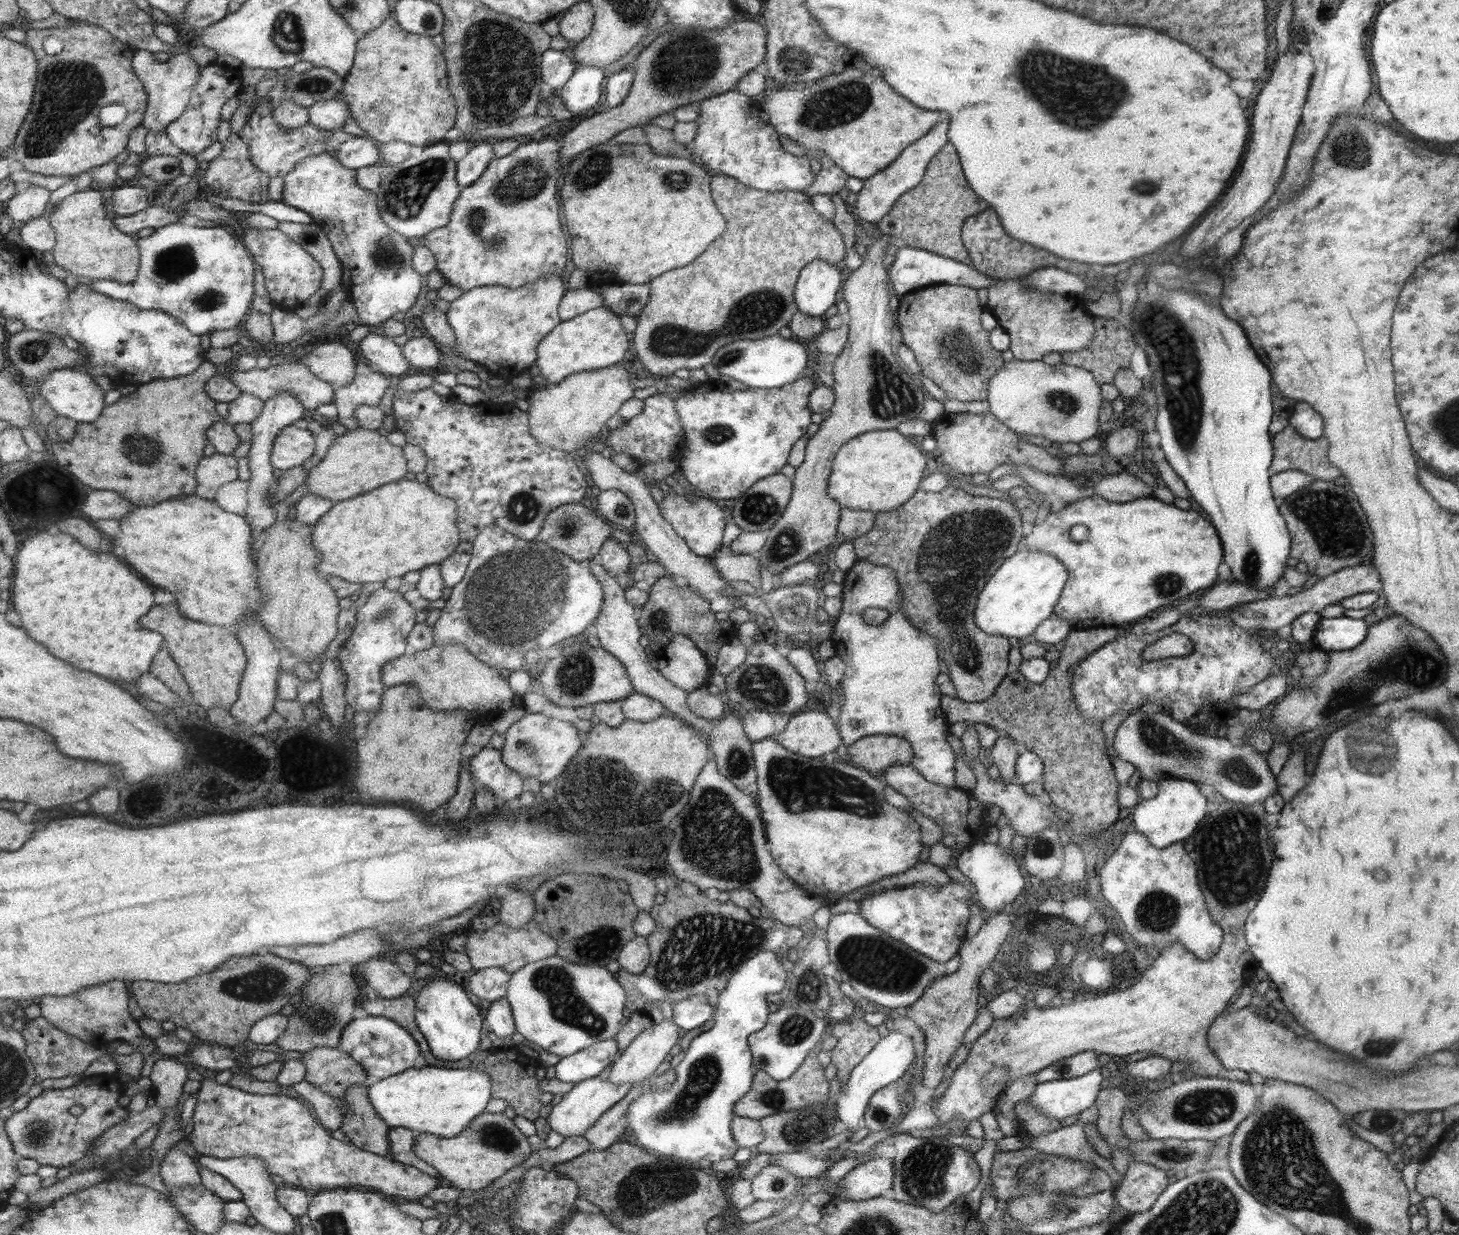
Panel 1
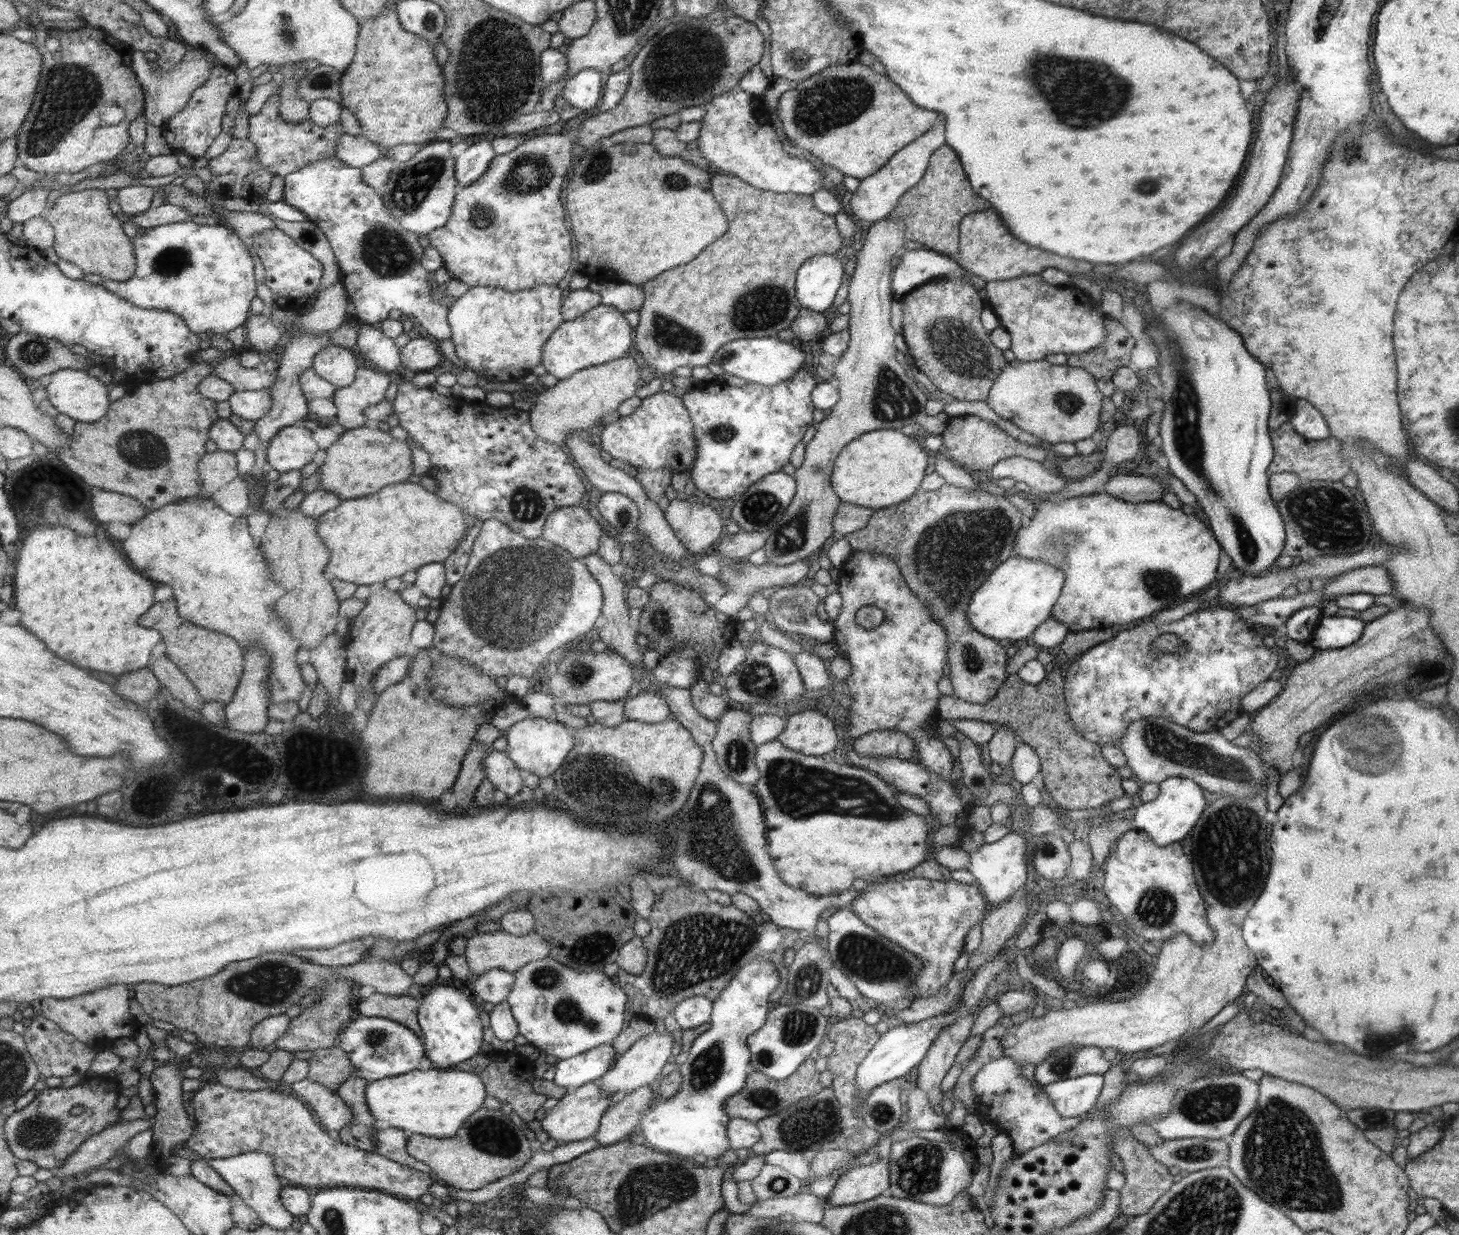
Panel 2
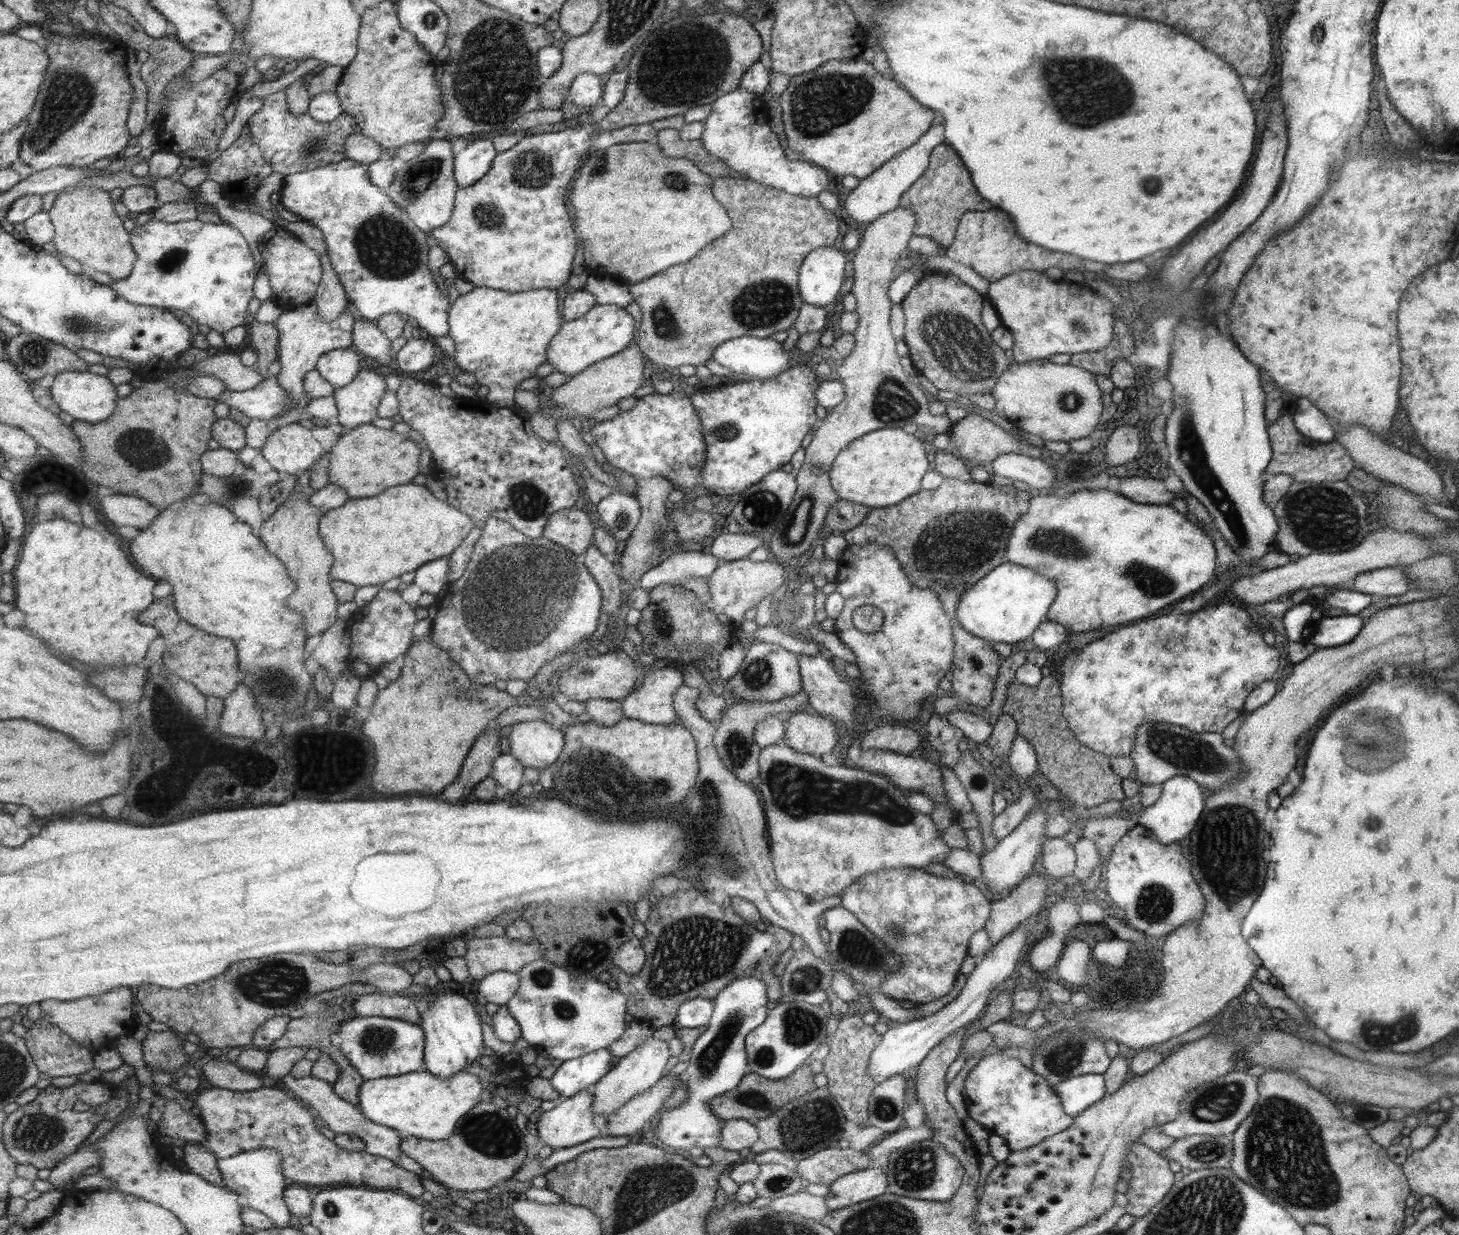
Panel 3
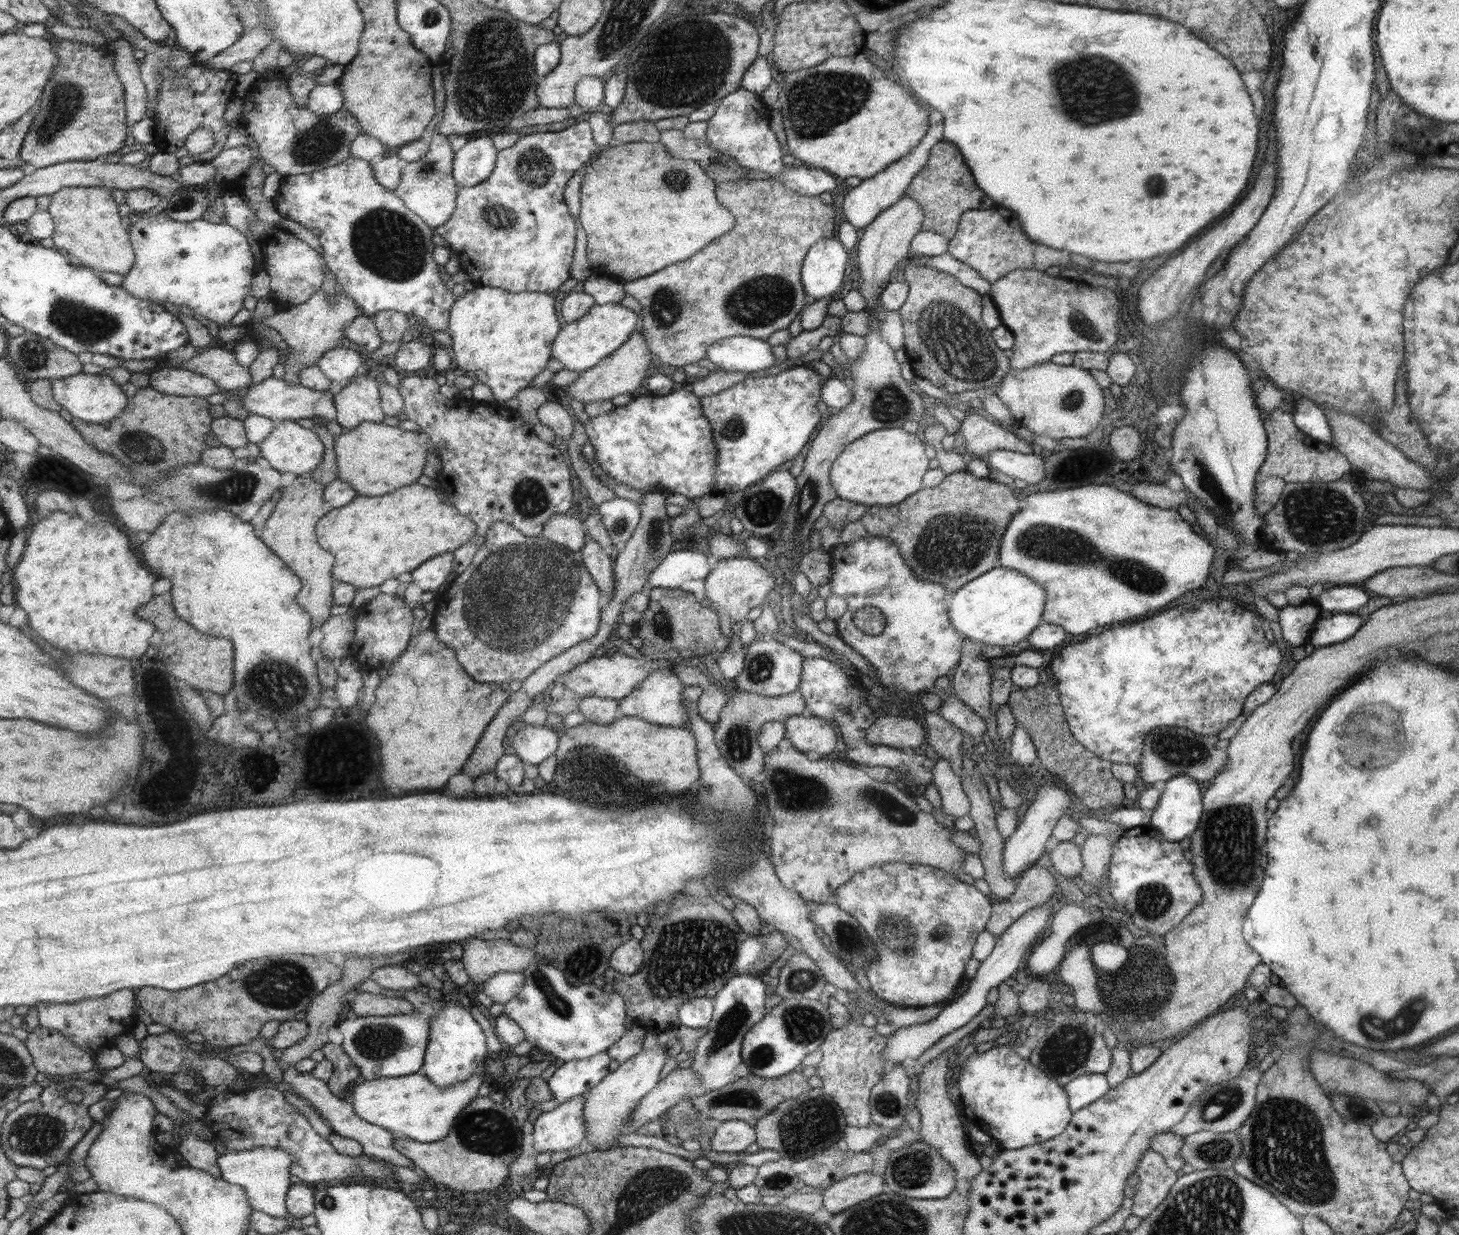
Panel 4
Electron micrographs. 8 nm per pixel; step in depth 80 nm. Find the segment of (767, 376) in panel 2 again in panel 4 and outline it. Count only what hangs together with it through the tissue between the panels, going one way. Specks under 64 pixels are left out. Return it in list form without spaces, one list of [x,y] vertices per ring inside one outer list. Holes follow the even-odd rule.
[[[729,337],[712,342],[704,358],[721,370],[745,374],[775,364],[769,344],[765,340],[751,337]]]

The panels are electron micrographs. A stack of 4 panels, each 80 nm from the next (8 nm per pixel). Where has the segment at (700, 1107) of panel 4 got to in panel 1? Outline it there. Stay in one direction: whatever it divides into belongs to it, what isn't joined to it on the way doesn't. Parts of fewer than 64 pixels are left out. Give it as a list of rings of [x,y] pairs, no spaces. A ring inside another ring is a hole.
[[[816,1052],[804,1058],[800,1068],[791,1077],[776,1081],[763,1071],[754,1071],[748,1091],[737,1099],[734,1114],[759,1120],[783,1111],[800,1109],[802,1106],[822,1103],[828,1097],[828,1082],[823,1077],[823,1068],[817,1061]]]

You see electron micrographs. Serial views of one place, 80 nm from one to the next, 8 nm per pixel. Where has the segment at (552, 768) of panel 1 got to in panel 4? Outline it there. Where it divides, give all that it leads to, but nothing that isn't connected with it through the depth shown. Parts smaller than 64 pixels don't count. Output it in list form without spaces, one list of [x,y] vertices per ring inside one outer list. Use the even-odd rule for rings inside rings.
[[[550,723],[544,726],[527,724],[523,730],[519,731],[513,744],[517,756],[526,763],[538,766],[540,762],[559,752],[559,730],[553,728]]]

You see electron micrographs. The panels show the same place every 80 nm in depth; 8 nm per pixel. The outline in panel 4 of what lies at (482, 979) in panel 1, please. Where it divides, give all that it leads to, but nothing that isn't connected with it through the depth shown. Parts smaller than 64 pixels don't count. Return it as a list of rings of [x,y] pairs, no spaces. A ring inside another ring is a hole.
[[[503,971],[482,984],[482,987],[483,992],[493,1003],[505,1006],[522,992],[525,985],[525,973]]]

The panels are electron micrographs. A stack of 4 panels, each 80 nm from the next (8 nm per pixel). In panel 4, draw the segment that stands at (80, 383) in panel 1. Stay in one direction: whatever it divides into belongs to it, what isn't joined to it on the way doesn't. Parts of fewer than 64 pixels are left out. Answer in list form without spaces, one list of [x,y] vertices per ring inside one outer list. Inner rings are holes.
[[[77,374],[75,376],[54,380],[53,390],[57,402],[74,417],[91,424],[106,424],[115,420],[124,420],[130,397],[113,378],[95,374]]]

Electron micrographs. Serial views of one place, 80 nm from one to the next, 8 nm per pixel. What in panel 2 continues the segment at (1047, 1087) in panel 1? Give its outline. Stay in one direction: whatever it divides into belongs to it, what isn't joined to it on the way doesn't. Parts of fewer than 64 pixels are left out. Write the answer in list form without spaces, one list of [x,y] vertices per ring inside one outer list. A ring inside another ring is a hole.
[[[1084,1074],[1041,1085],[1041,1088],[1054,1104],[1057,1113],[1075,1118],[1095,1108],[1103,1082],[1104,1078],[1100,1074]]]

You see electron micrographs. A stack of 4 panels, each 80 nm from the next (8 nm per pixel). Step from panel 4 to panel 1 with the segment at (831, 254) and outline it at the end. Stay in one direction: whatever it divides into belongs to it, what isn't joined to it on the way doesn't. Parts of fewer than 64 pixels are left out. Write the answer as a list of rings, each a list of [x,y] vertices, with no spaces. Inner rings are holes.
[[[823,260],[809,262],[800,271],[795,284],[795,304],[798,311],[807,316],[822,318],[823,312],[831,308],[839,286],[841,286],[839,268]]]

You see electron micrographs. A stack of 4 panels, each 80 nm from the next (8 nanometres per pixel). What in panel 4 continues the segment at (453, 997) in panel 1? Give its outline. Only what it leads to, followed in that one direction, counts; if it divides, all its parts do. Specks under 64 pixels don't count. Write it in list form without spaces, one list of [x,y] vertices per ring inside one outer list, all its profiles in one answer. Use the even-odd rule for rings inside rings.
[[[457,1002],[445,1004],[443,1012],[432,1018],[432,1040],[430,1040],[424,1074],[435,1086],[448,1088],[460,1082],[471,1080],[483,1066],[488,1056],[488,1038],[483,1027],[475,1020],[469,1008],[463,1008]]]

